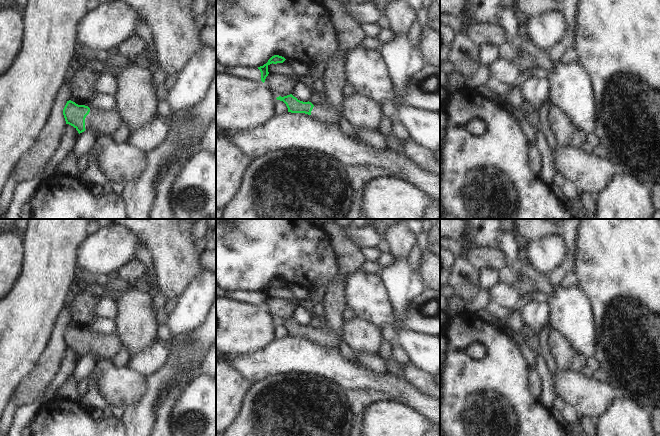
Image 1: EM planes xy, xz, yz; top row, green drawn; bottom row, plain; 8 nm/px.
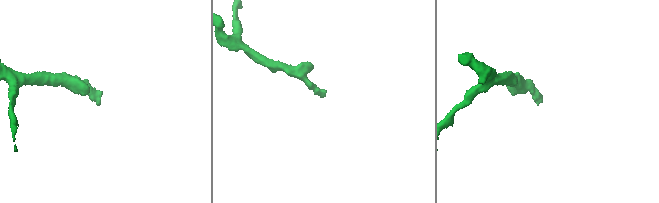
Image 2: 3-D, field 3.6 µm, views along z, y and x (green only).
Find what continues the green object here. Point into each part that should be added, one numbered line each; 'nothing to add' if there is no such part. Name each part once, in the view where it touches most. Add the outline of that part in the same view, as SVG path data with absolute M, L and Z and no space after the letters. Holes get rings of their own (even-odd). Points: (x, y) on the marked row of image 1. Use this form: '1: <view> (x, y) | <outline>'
1: xy (105, 122) | M116 108L111 110L93 110L85 118L85 129L95 135L111 136L122 122L122 117Z

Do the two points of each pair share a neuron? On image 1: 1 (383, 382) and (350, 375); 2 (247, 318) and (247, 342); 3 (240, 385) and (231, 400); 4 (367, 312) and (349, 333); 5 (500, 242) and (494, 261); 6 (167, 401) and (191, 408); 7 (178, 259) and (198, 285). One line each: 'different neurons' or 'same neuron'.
1: same neuron
2: same neuron
3: same neuron
4: different neurons
5: different neurons
6: different neurons
7: different neurons

